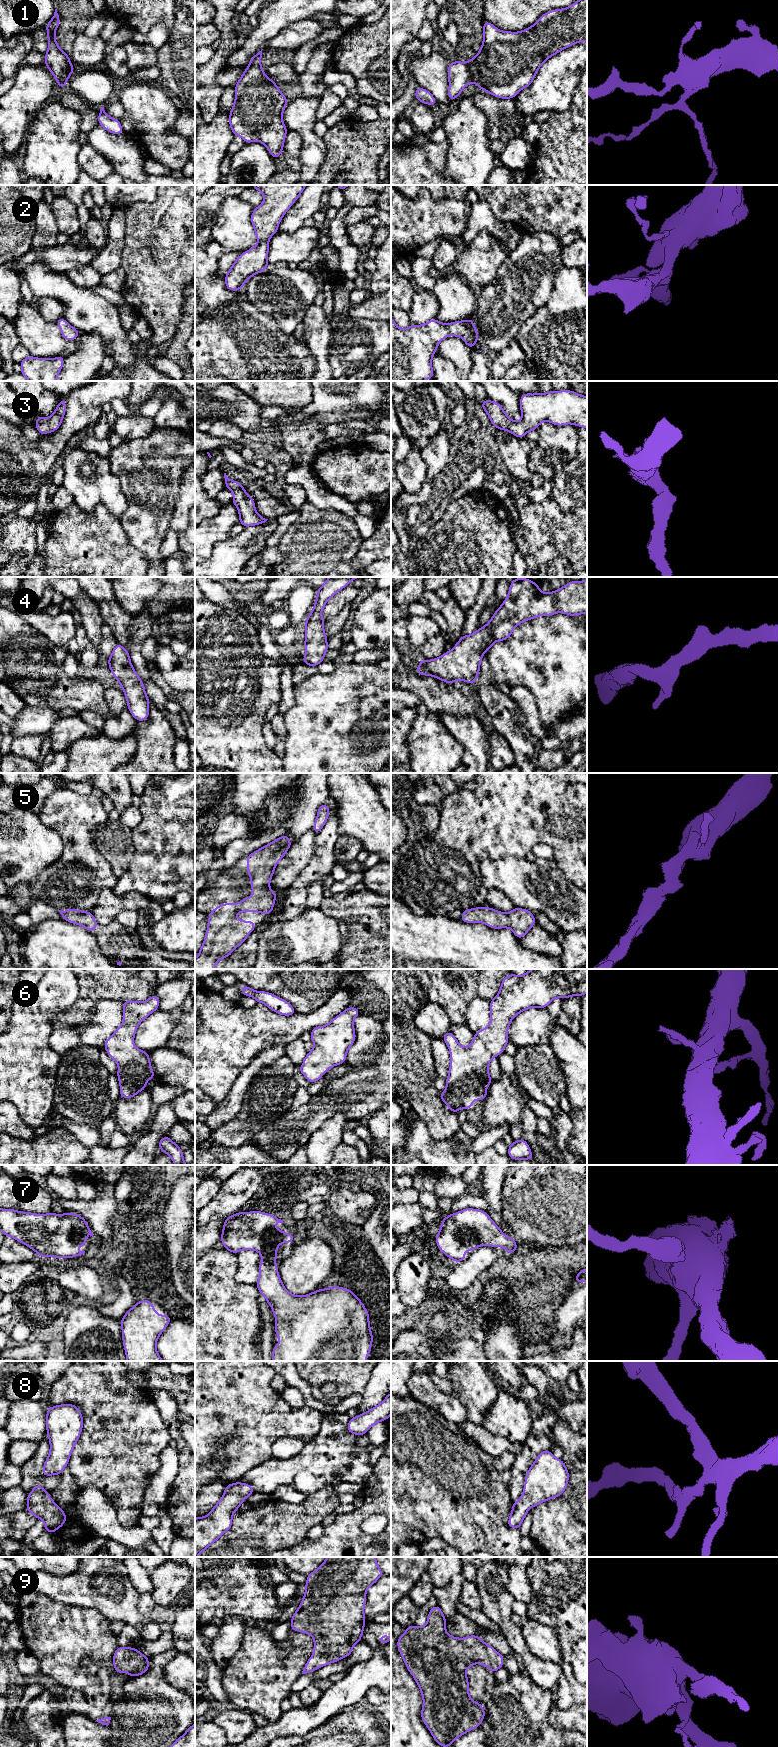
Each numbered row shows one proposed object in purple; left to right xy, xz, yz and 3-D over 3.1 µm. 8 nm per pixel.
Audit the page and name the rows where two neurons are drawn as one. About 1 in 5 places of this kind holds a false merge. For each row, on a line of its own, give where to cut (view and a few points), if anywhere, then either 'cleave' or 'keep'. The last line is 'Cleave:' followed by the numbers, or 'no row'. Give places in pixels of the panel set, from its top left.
1: no cut; keep
2: no cut; keep
3: no cut; keep
4: no cut; keep
5: no cut; keep
6: no cut; keep
7: no cut; keep
8: no cut; keep
9: no cut; keep
Cleave: no row

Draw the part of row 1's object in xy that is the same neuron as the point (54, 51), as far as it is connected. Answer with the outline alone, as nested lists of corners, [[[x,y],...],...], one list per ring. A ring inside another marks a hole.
[[[55,9],[54,16],[45,26],[48,33],[48,50],[45,53],[45,66],[51,71],[59,88],[65,88],[70,75],[76,70],[70,62],[69,55],[61,50],[57,44],[55,32],[59,24],[60,17]]]

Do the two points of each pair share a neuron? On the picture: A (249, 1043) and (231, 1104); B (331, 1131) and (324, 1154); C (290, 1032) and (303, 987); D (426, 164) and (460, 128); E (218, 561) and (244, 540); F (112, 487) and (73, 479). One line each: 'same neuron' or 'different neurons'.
A: different neurons
B: same neuron
C: different neurons
D: different neurons
E: same neuron
F: same neuron

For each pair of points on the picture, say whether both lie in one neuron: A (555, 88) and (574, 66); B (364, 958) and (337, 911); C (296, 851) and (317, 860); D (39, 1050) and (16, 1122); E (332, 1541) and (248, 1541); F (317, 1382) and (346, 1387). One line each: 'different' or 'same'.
A: same
B: same
C: different
D: different
E: different
F: same

